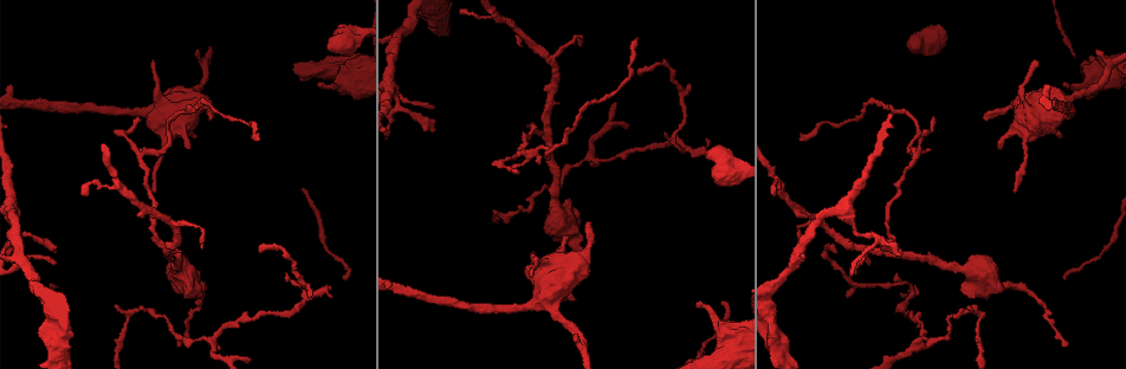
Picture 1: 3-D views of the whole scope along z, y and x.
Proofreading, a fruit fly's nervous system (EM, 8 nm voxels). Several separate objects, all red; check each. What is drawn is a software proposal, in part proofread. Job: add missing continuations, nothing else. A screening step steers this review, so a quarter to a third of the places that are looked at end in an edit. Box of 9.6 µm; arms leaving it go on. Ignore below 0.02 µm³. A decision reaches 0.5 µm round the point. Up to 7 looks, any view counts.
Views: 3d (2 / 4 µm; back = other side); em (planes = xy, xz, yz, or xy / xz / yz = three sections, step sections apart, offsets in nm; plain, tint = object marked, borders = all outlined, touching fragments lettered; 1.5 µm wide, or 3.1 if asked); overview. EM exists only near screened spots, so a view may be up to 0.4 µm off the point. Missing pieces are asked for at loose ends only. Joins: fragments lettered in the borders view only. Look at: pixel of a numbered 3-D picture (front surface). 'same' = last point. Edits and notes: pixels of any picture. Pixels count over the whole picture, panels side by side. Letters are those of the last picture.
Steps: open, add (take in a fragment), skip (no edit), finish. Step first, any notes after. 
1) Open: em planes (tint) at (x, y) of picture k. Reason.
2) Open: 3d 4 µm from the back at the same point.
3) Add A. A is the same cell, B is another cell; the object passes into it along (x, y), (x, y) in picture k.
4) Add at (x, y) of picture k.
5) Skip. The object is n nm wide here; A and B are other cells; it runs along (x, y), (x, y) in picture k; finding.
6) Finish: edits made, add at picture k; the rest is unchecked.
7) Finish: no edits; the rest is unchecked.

Open: 3d 4 µm at (259, 133) of picture 1. An open end.

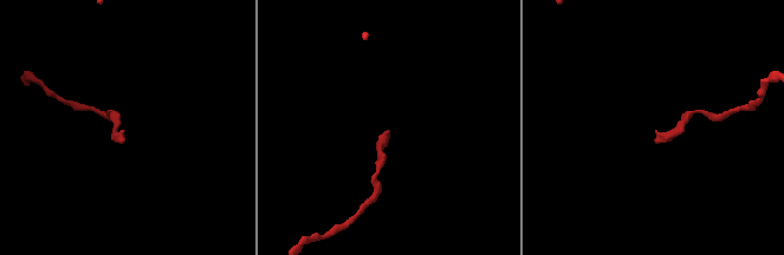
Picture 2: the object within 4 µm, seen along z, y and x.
Open: em planes (borders) at (123, 130) of picture 2. Shape alone is not enough.

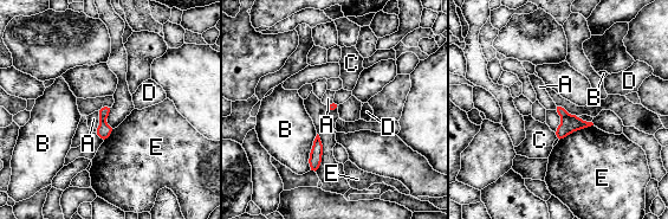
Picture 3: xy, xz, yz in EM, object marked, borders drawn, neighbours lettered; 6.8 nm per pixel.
Skip. A, B, C, D and E are other cells; none of them fits.

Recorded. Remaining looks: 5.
Open: em yz step 4 (borders) at (933, 119) of picture 1. Tapers out.

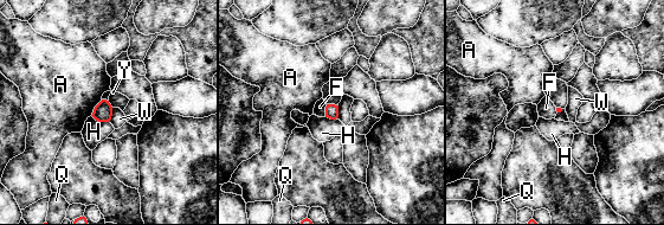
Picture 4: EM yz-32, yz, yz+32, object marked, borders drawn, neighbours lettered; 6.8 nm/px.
Skip. The longest contact is with A, 140 nm; A, F, H, Q, W and Y are other cells; none of them fits.

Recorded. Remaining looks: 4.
Open: 3d 4 µm at (198, 50) of picture 1. Thin end.

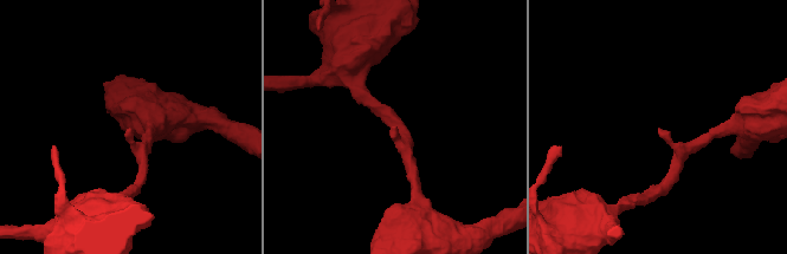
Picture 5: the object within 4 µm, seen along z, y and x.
Open: em xz step 4 (borders) at (128, 130) of picture 5.

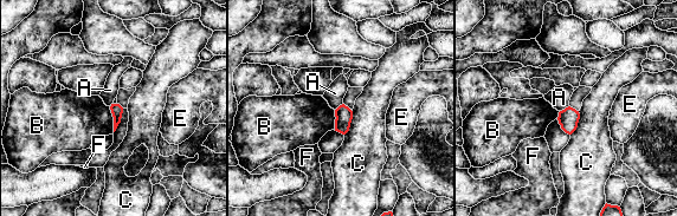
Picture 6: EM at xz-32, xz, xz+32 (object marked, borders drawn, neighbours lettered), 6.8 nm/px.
Open: em xy step 8 (borders) at the same point. Another direction.

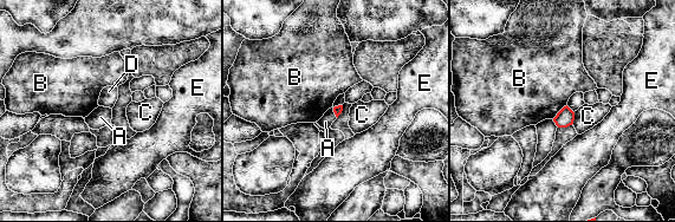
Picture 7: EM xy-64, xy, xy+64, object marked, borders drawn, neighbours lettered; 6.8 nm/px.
Skip. A, B, C, D and E are other cells; a border runs along (566, 104), (552, 118) in picture 7; none of them fits.

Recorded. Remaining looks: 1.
Finish: no edits; the rest is unchecked.

